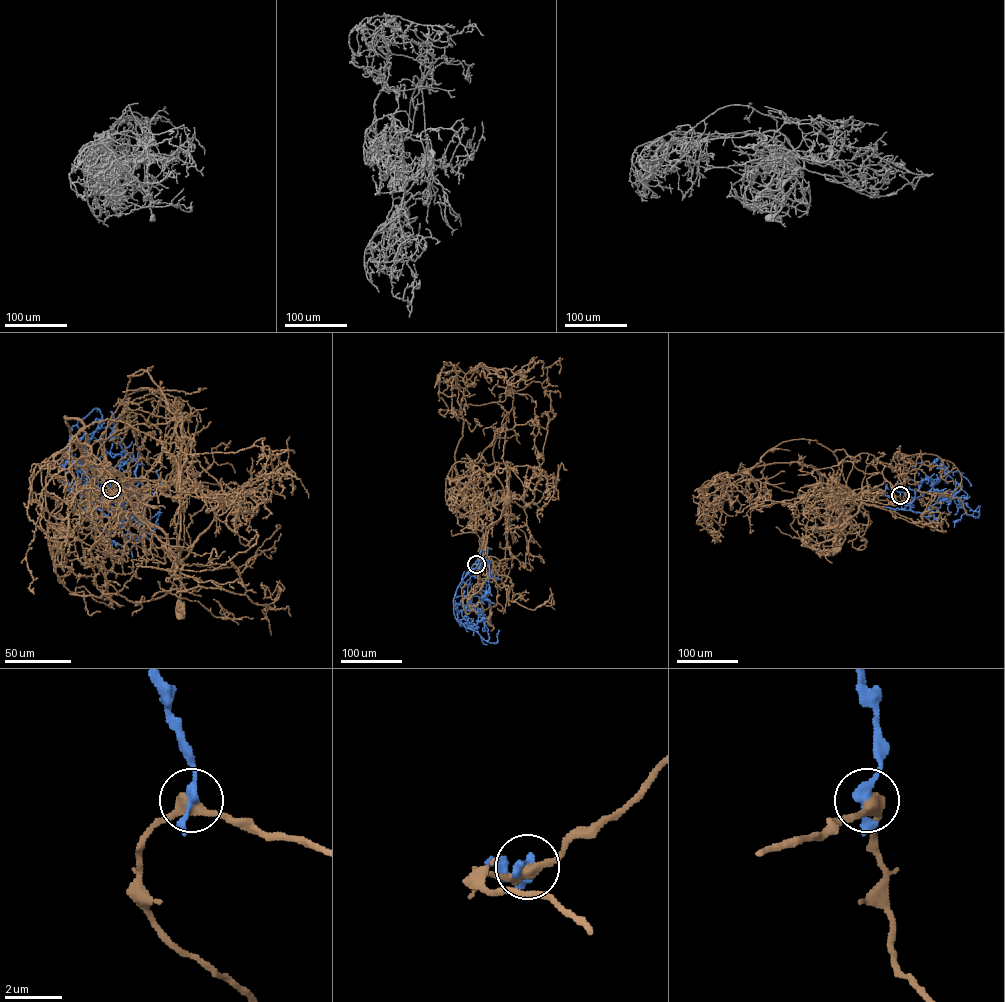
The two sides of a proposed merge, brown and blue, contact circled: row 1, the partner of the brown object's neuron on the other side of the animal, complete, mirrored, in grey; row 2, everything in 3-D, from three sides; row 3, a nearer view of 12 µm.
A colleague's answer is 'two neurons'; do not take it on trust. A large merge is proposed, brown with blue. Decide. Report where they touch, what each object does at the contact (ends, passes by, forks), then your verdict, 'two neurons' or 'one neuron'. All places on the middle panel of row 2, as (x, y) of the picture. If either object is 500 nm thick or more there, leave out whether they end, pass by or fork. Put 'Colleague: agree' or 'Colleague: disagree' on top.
Colleague: disagree
place (476, 564); brown passes by; blue ends; one neuron

